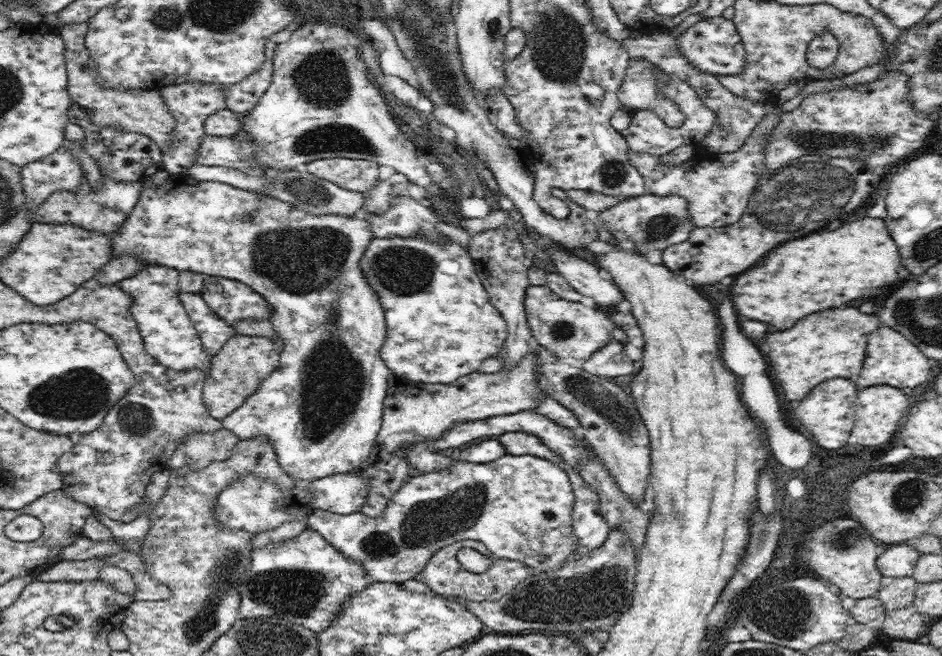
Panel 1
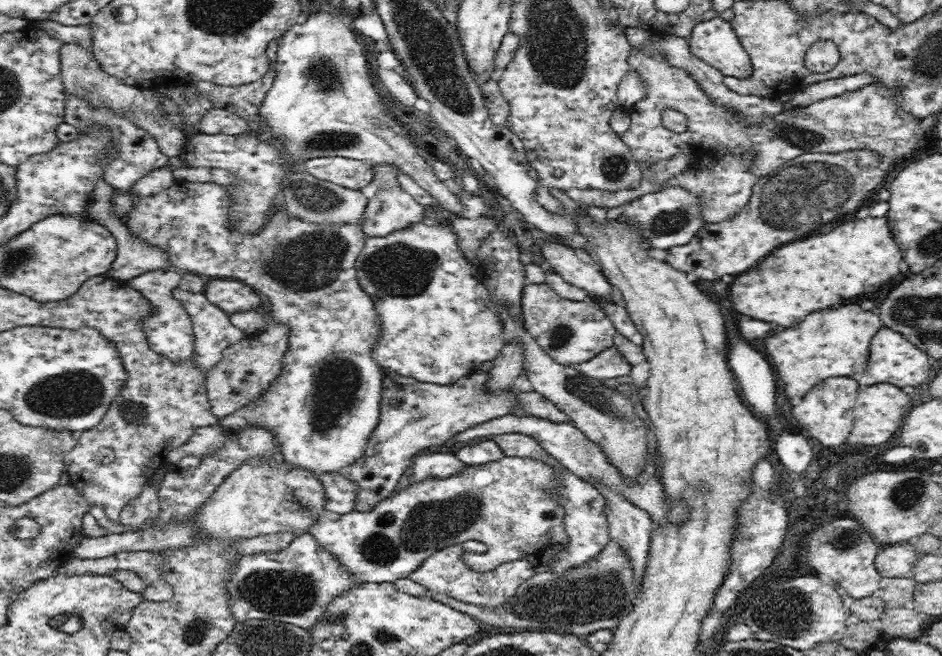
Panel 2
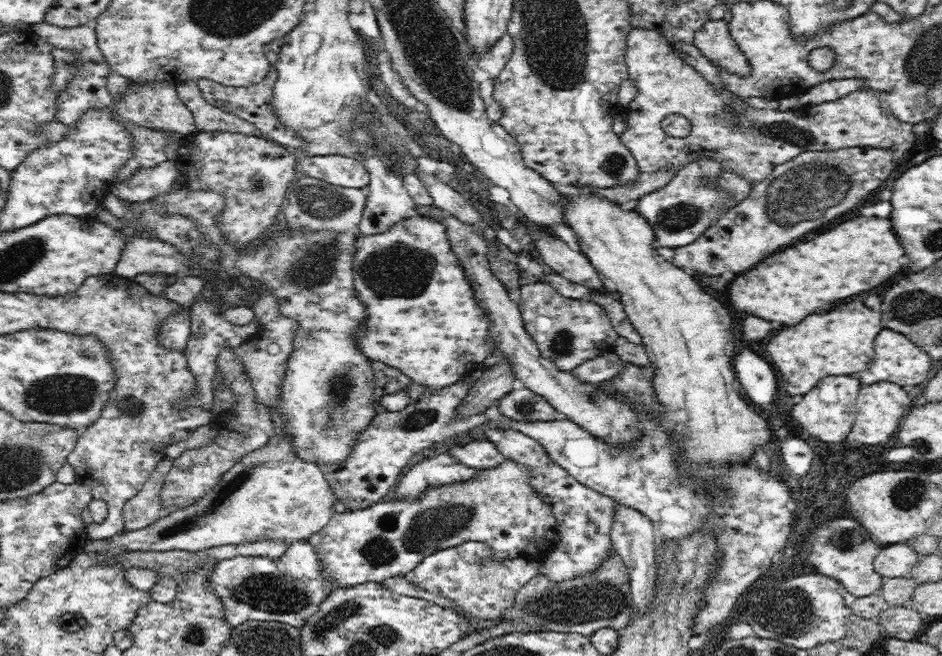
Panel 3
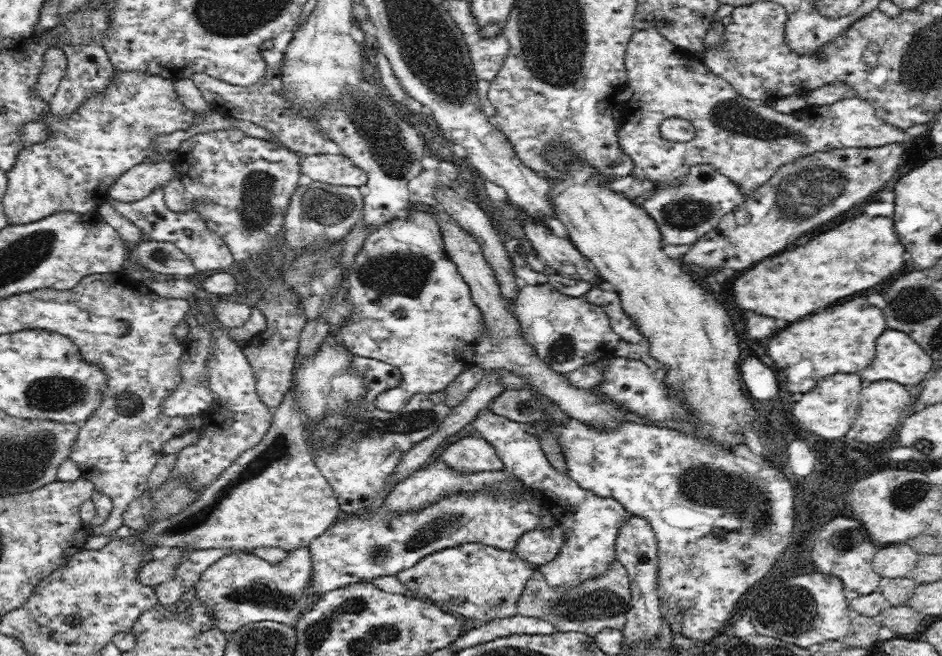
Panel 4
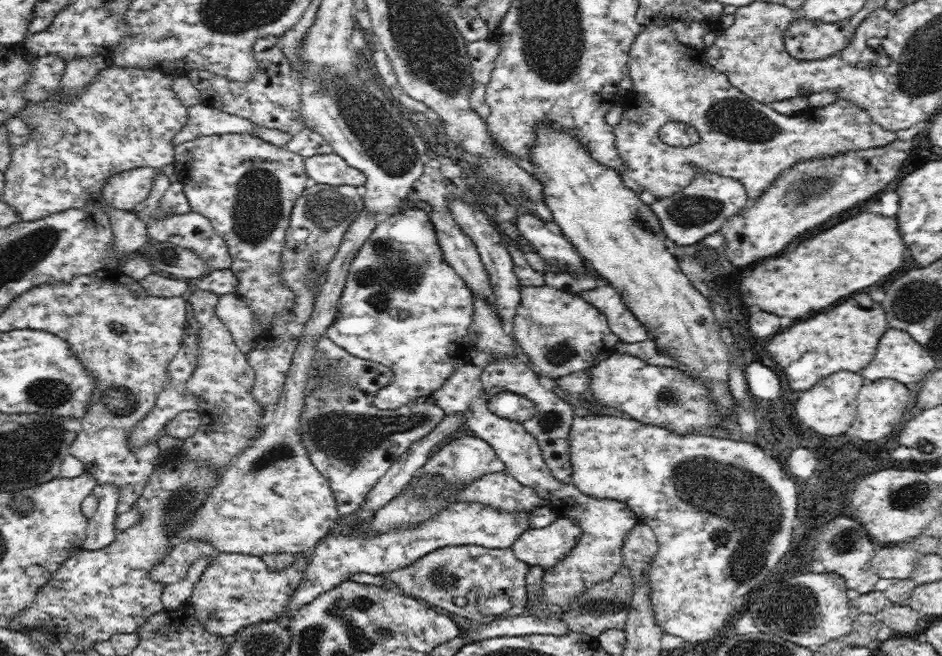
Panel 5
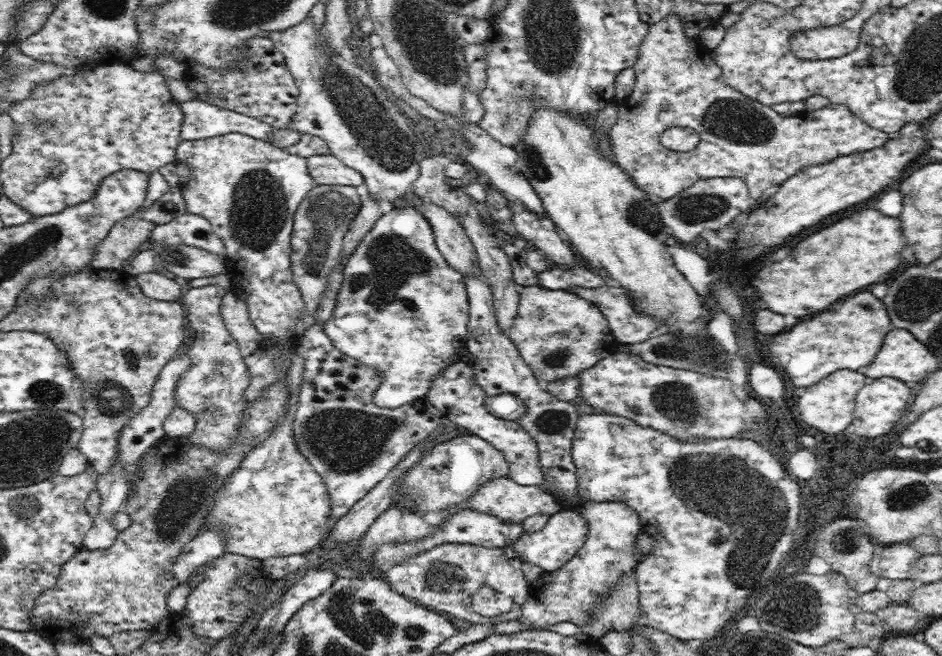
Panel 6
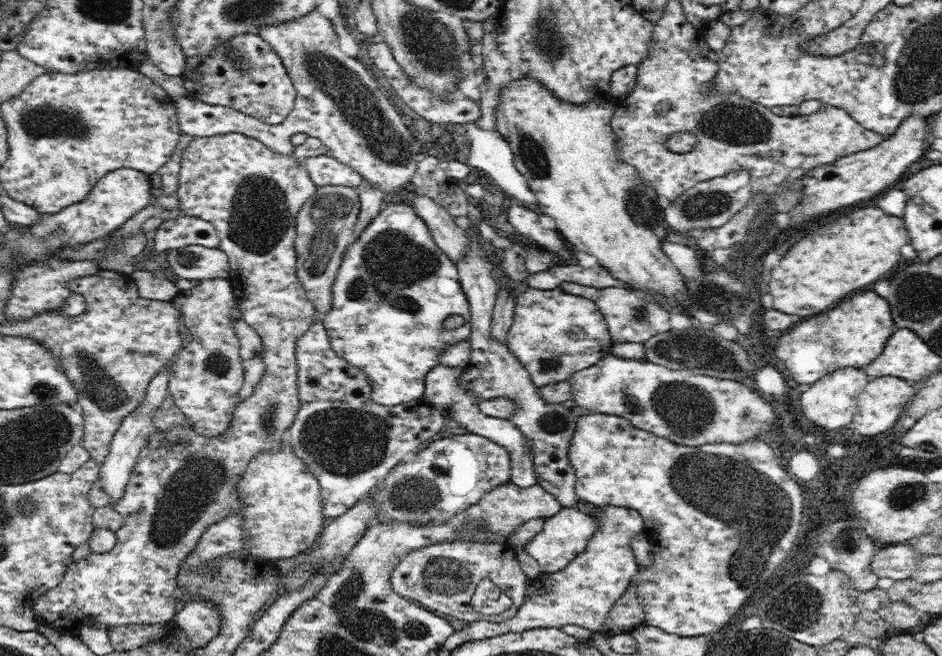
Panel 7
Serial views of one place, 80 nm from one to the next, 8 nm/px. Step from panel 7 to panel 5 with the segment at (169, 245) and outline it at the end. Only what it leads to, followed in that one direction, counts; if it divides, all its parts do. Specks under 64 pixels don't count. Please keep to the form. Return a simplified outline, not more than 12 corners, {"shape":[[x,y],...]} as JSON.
{"shape":[[162,173],[134,213],[153,242],[194,251],[214,269],[231,265],[229,248],[208,218],[192,210],[165,217]]}

